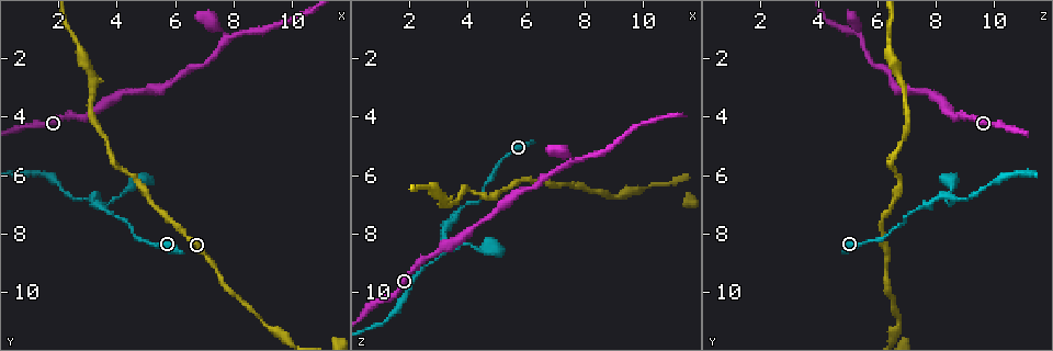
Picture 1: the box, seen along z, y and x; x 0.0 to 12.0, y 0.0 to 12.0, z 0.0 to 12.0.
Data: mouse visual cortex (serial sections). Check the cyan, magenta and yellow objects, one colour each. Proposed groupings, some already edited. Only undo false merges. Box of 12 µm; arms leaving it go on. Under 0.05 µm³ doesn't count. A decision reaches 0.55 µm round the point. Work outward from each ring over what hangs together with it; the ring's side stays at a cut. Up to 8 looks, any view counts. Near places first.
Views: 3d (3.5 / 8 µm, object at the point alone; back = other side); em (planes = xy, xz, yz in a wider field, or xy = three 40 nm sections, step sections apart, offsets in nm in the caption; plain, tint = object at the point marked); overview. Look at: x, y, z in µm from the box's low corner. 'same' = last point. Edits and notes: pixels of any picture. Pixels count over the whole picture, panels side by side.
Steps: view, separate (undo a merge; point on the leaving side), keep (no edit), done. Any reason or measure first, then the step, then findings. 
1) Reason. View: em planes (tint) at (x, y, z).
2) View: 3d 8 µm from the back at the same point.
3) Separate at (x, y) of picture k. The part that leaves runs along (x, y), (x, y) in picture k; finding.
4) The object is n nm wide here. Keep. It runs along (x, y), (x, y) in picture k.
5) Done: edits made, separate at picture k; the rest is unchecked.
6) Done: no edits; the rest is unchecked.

Branch point. View: 3d 3.5 µm at (3.3, 6.8, 8.5).

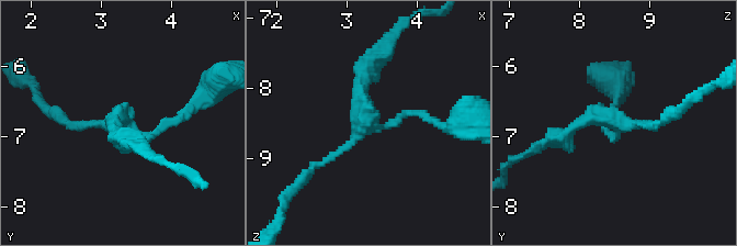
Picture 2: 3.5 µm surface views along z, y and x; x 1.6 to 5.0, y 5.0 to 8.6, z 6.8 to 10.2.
3 arms meet here; the arms are 100, 100, 200 nm wide. View: em planes (tint) at (3.20, 6.75, 8.50).

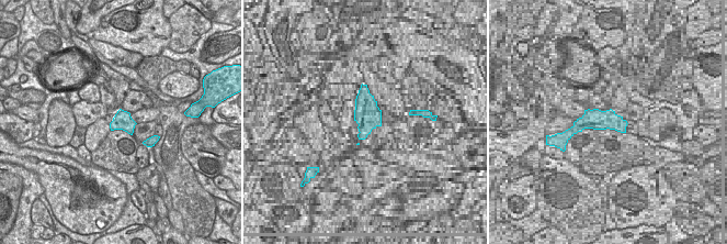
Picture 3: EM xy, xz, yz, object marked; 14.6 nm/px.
Keep. It runs along (128, 138), (179, 119) in picture 2; continuous, no second cell.

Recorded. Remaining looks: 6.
Thick turns thin. View: 3d 3.5 µm at (3.2, 2.6, 6.8).

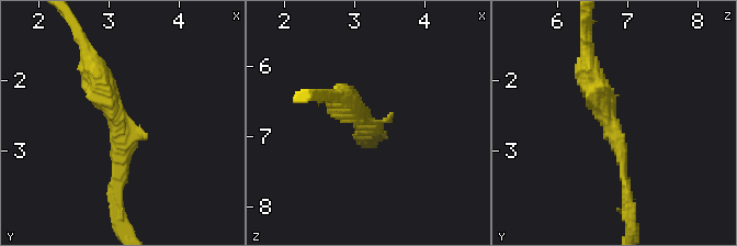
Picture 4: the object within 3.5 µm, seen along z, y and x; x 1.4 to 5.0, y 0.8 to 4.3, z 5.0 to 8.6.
View: em xy step 2 (tint) at (3.15, 2.65, 6.80).

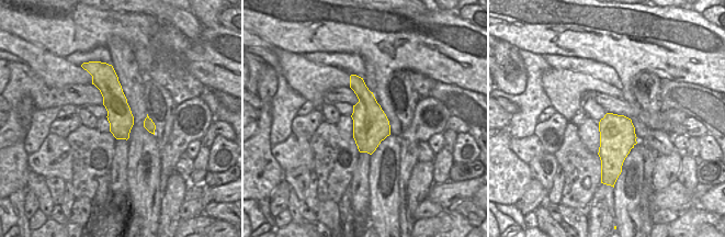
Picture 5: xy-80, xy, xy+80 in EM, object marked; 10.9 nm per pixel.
The arms are 150, 350 nm wide. Keep. It runs along (111, 70), (111, 91), (125, 136) in picture 5; continuous, no second cell.

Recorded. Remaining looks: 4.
Abrupt turn. View: 3d 3.5 µm at (7.7, 1.4, 5.6).

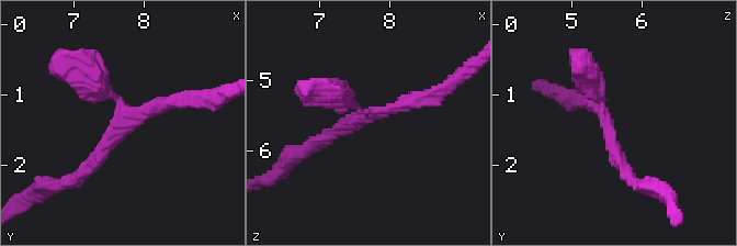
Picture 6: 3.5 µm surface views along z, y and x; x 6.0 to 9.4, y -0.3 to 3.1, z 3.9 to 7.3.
3 arms meet here; the arms are 200, 200, 300 nm wide; now the EM. View: em xy step 1 (tint) at (7.75, 1.35, 5.50).

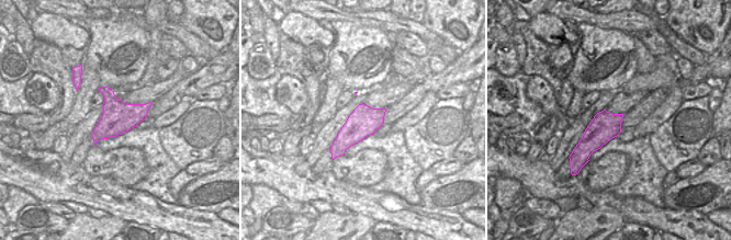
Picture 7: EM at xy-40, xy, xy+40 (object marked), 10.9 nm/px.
Keep. Continuous, no second cell.

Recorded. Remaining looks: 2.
Done: no edits; the rest is unchecked.

